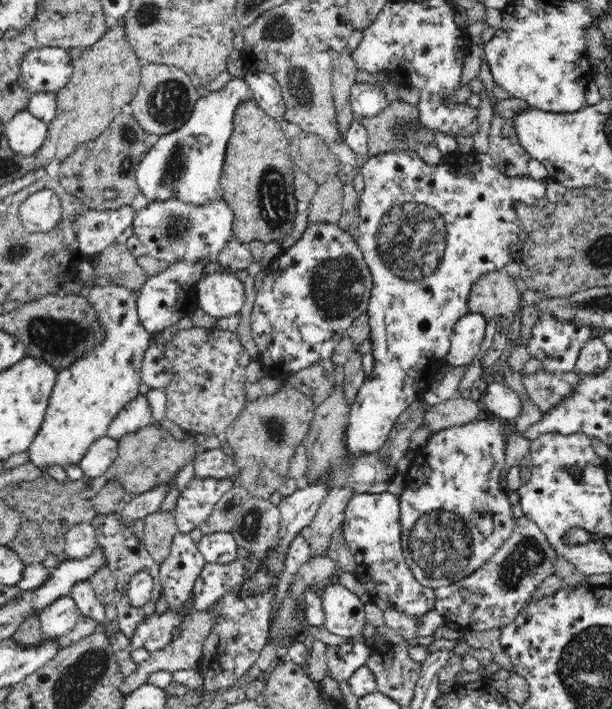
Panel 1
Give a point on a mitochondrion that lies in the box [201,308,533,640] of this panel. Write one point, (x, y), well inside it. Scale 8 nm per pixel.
(441, 544)

